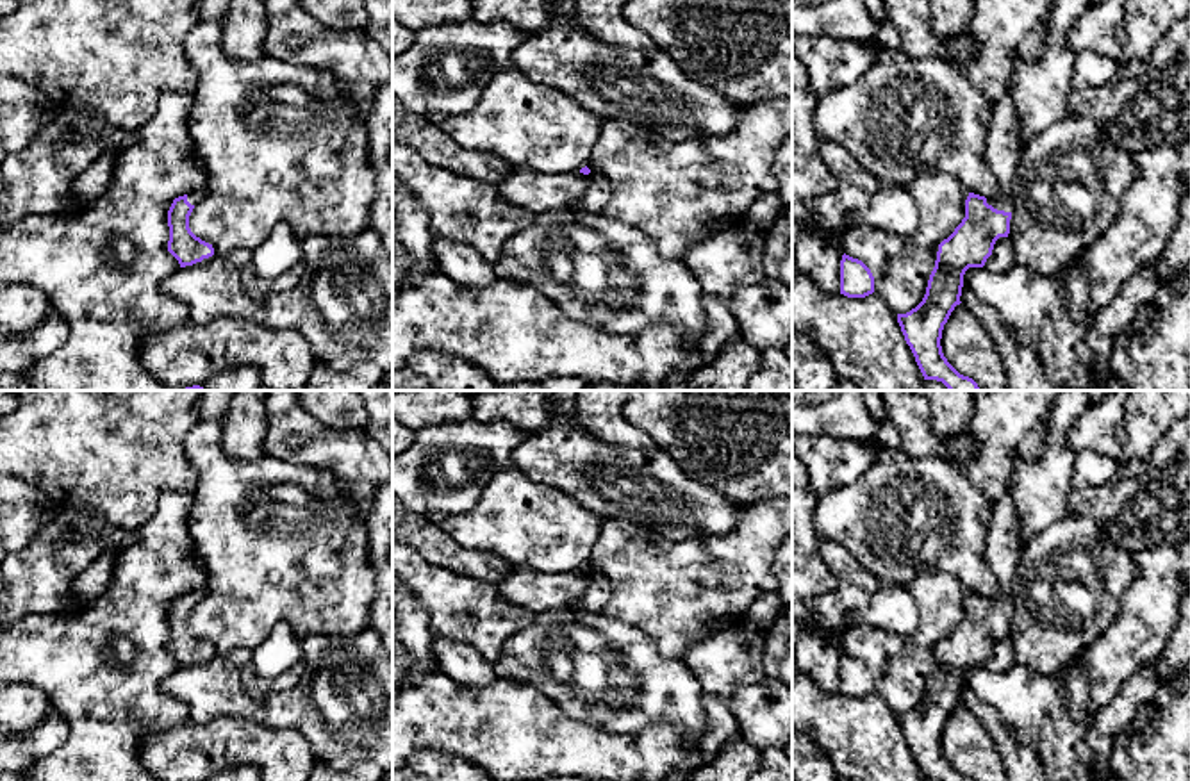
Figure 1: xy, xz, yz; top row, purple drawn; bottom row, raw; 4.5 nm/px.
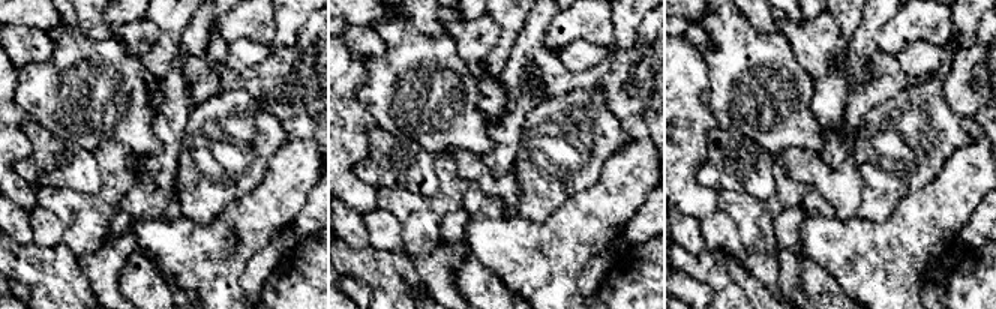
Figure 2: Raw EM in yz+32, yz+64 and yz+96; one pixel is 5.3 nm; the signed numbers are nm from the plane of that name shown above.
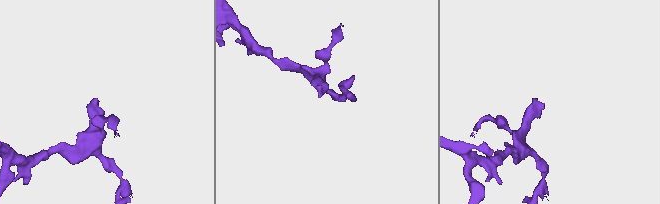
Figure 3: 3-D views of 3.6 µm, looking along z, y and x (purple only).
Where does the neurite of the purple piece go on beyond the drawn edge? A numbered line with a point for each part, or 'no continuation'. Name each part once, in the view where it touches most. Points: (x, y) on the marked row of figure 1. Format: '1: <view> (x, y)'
1: yz (1003, 152)

